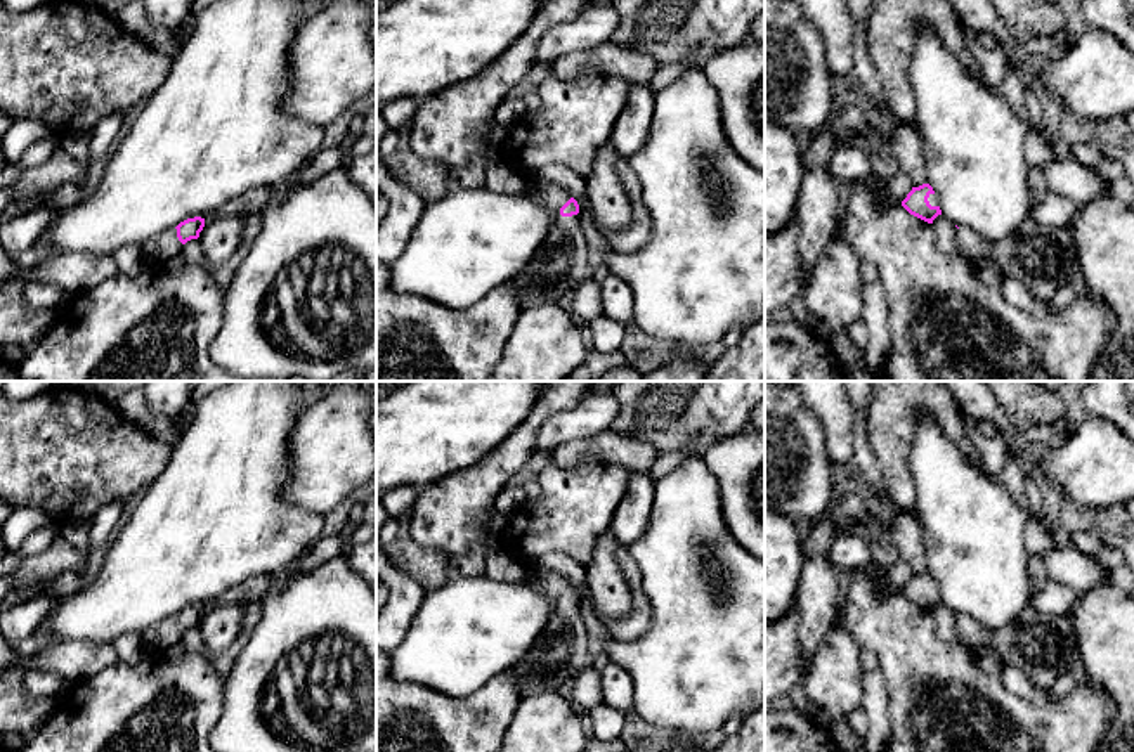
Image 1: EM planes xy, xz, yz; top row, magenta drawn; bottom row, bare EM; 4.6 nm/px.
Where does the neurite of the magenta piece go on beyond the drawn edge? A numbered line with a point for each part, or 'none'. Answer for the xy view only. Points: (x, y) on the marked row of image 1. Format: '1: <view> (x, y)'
1: xy (167, 245)

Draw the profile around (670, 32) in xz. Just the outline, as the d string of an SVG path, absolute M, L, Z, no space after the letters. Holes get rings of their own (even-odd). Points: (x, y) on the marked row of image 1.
M612 0L619 24L610 42L629 47L659 64L688 61L702 68L718 52L747 40L753 21L765 12L765 0Z

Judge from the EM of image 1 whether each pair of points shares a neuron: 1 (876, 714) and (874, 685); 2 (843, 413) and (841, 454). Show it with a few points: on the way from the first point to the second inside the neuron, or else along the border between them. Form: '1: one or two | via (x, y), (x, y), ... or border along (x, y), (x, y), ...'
1: one | via (876, 707), (874, 692)
2: one | via (841, 423), (841, 444)

